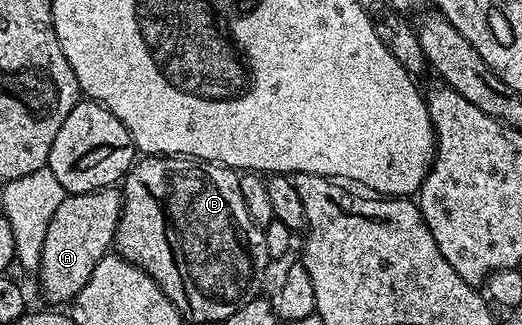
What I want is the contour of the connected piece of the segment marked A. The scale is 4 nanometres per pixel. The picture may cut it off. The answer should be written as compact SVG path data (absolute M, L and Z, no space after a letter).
M112 186L79 195L67 194L66 199L60 201L56 213L52 213L52 221L48 221L48 233L44 237L44 249L36 272L42 295L50 302L47 304L73 304L80 289L88 285L92 269L96 269L98 262L114 247L123 198L123 192Z

